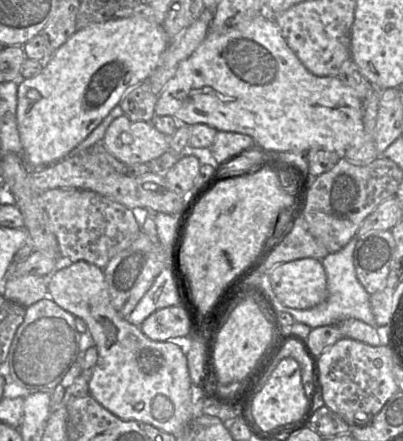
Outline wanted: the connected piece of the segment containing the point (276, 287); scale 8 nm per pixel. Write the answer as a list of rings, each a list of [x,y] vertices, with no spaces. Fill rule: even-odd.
[[[318,259],[280,263],[270,271],[270,282],[277,299],[290,308],[312,308],[327,297],[327,276]]]

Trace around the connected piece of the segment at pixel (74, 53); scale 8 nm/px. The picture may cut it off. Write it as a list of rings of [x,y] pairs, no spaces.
[[[140,15],[76,30],[46,58],[38,75],[18,81],[16,119],[25,164],[41,168],[64,159],[131,88],[147,81],[169,43],[162,25]]]

